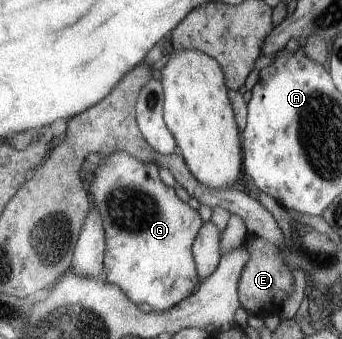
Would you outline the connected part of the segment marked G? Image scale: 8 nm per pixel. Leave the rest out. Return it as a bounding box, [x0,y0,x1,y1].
[85,151,202,312]

